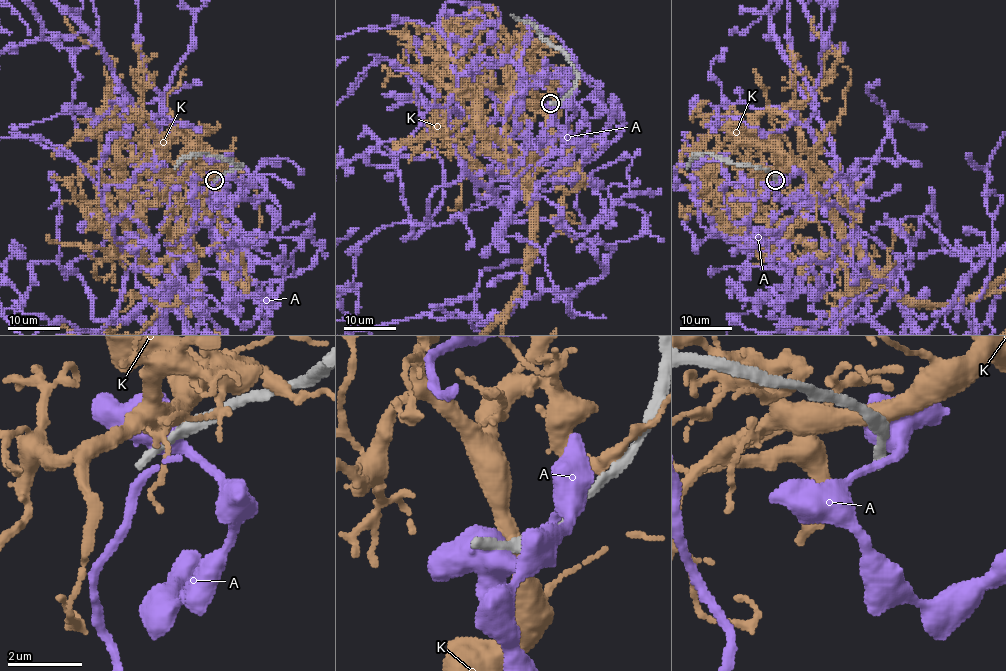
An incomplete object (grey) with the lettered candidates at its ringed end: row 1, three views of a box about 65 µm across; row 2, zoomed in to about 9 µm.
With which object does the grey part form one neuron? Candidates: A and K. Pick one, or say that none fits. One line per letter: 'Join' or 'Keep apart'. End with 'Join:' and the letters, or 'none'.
A: Keep apart
K: Keep apart
Join: none

